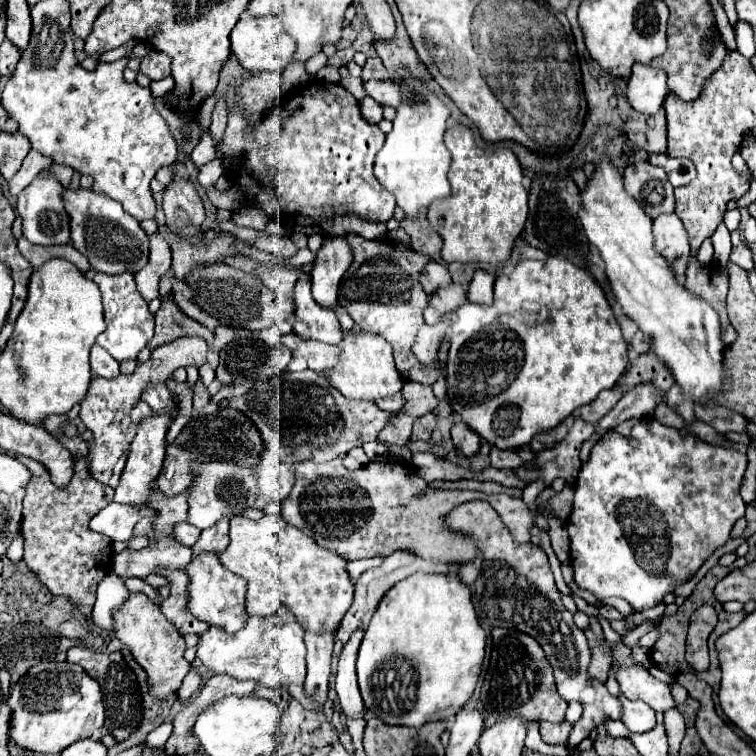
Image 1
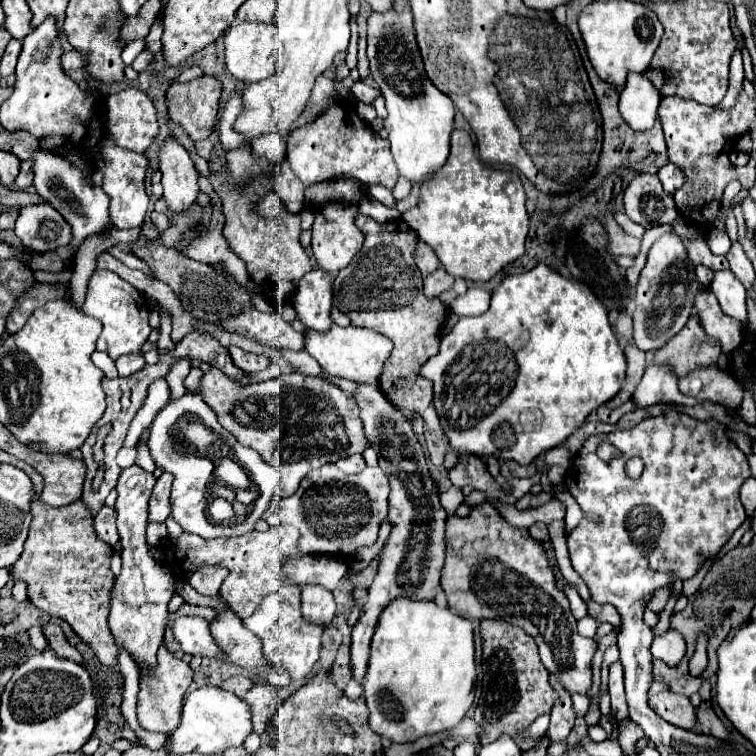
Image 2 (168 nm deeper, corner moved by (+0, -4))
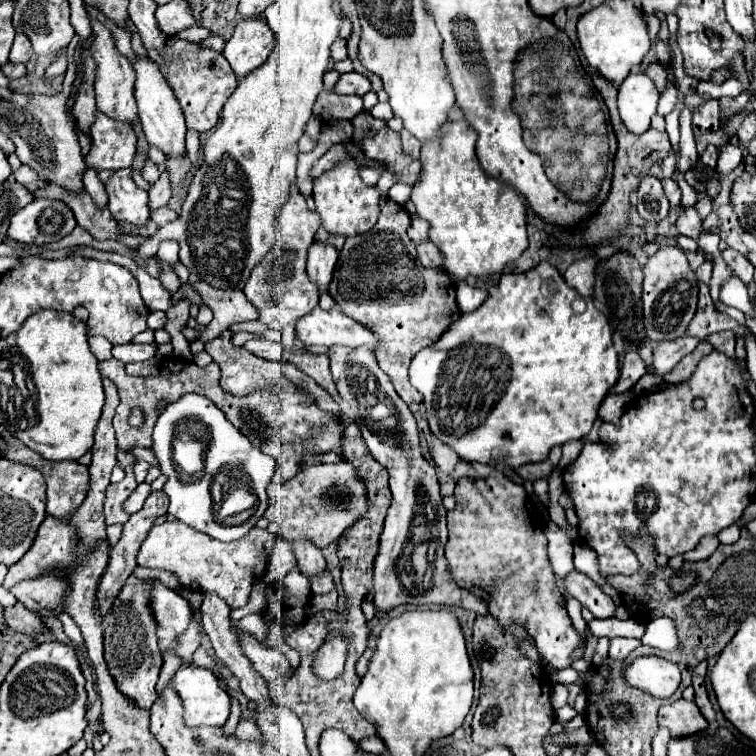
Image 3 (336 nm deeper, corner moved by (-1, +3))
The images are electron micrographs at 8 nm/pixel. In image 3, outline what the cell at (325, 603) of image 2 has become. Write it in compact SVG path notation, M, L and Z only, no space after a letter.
M294 540L290 544L296 554L298 566L306 576L320 574L322 570L326 570L326 560L316 544L310 544L310 540Z

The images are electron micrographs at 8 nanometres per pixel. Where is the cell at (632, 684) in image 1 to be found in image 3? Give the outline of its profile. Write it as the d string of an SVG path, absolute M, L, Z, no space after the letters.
M678 700L674 704L666 704L658 712L658 724L660 728L668 728L672 738L692 736L708 728L706 718L700 714L698 706L694 702Z

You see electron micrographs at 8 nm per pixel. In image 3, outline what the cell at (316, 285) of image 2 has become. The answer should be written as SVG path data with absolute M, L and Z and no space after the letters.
M312 242L312 246L308 248L308 274L320 288L328 286L336 260L338 252L332 244Z

